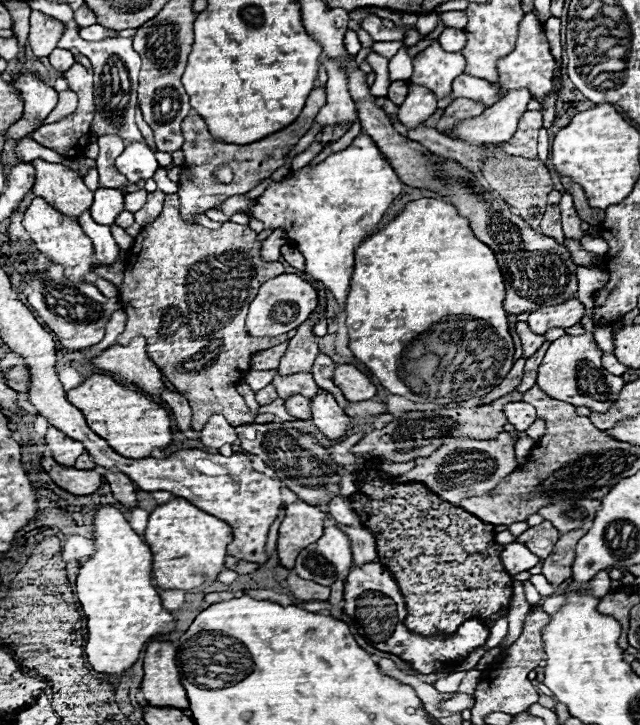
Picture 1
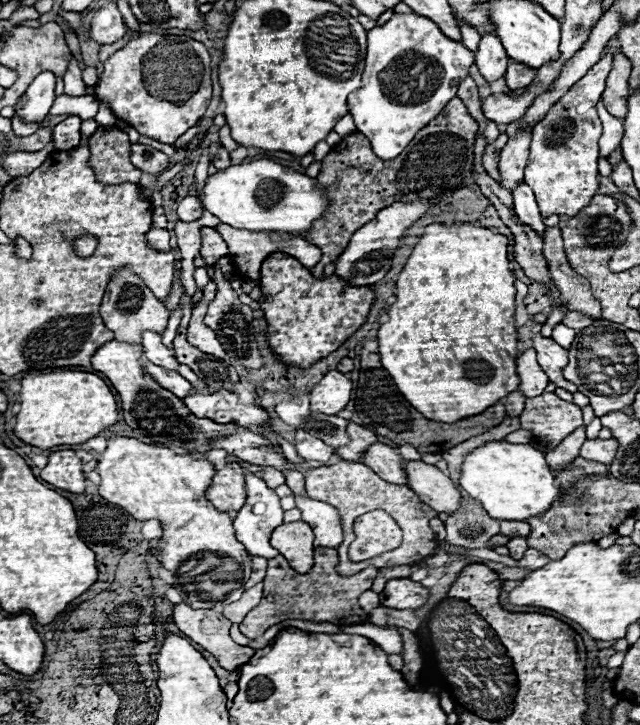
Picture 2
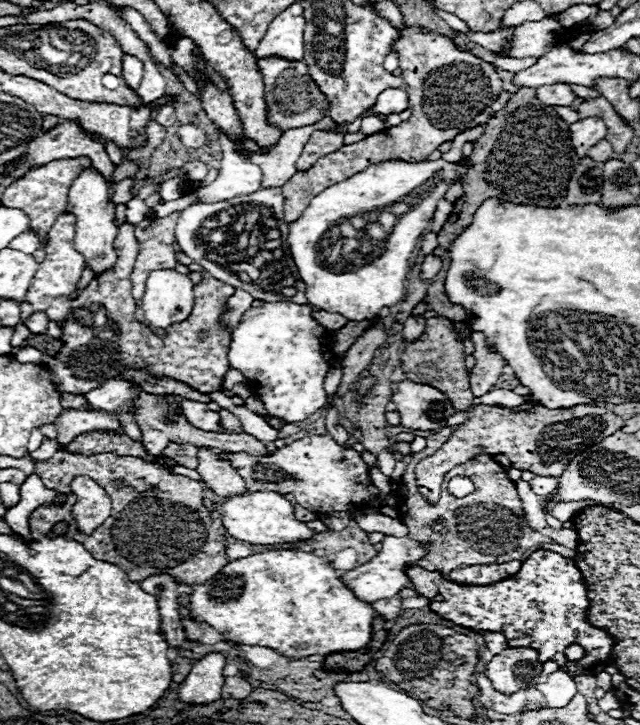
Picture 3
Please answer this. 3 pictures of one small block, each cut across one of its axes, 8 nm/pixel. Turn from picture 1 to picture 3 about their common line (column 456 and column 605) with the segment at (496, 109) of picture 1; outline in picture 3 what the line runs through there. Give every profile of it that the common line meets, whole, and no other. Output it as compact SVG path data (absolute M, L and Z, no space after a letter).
M592 116L592 118L582 118L574 124L570 124L570 140L572 140L572 146L576 150L576 154L582 158L586 156L586 152L598 144L600 140L606 138L606 124L602 118L598 116Z

